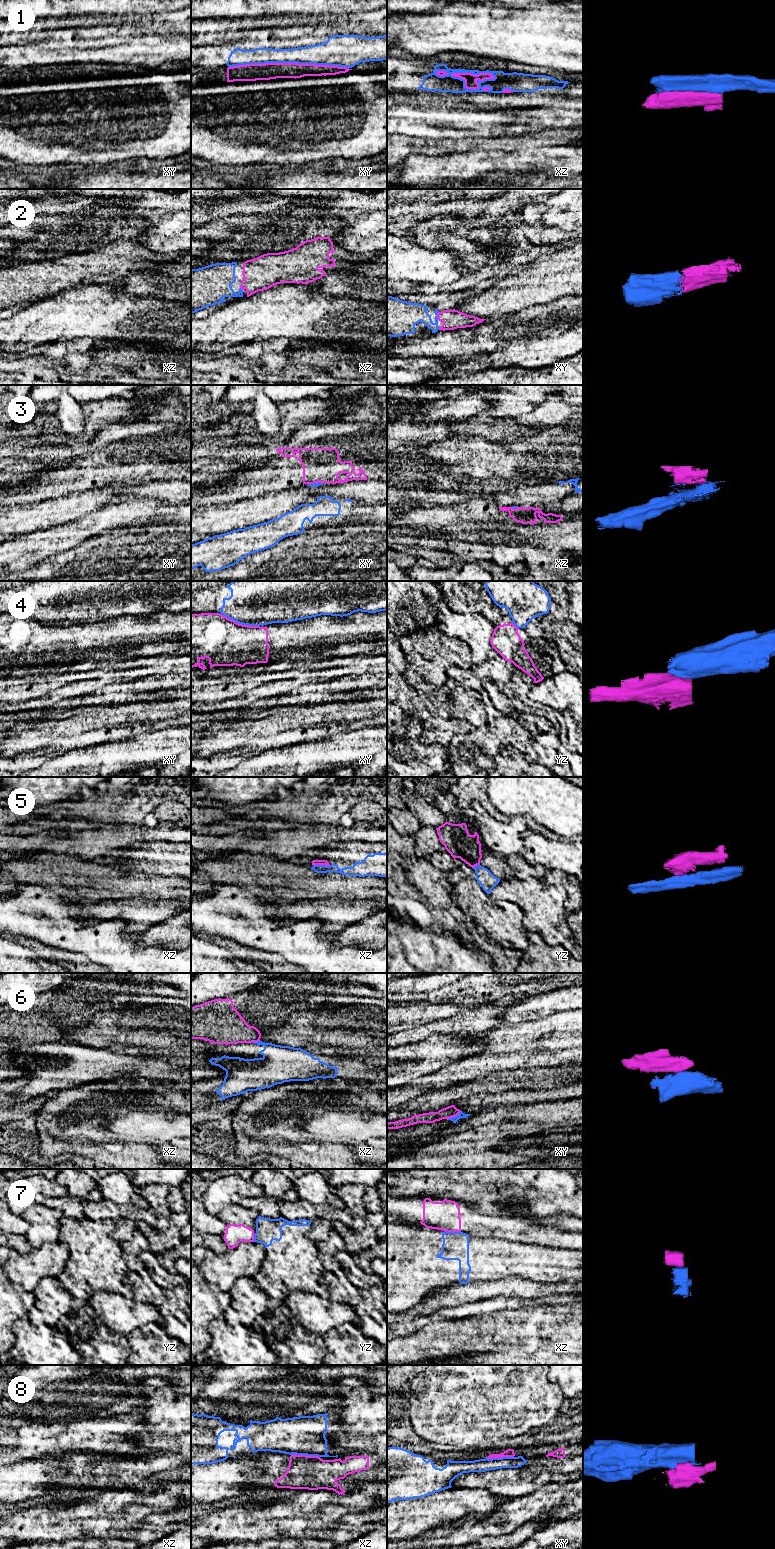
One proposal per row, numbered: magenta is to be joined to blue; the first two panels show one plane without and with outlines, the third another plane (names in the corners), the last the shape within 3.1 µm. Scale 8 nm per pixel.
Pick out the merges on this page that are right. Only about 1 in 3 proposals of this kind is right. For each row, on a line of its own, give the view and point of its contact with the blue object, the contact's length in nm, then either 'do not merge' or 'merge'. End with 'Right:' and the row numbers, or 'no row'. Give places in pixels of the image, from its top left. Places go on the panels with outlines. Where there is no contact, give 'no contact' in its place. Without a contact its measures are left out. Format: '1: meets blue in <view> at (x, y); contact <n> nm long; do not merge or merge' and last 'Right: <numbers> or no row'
1: meets blue in xy at (288, 62); contact 950 nm long; do not merge
2: meets blue in xy at (436, 315); contact 70 nm long; merge
3: meets blue in xy at (315, 483); contact 140 nm long; do not merge
4: meets blue in xy at (240, 623); contact 320 nm long; do not merge
5: meets blue in xz at (321, 865); contact 140 nm long; do not merge
6: meets blue in xy at (455, 1116); contact 130 nm long; do not merge
7: meets blue in xz at (452, 1232); contact 140 nm long; do not merge
8: meets blue in xz at (305, 1454); contact 240 nm long; do not merge
Right: 2

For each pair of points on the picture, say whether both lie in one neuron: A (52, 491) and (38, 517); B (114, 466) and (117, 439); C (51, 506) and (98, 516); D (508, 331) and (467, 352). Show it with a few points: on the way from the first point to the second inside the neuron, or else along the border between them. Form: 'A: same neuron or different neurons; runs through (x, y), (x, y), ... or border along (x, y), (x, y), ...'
A: different neurons; border along (71, 493), (65, 496), (45, 498), (25, 504)
B: same neuron; runs through (117, 459), (117, 446)
C: different neurons; border along (85, 514), (82, 517), (63, 523)
D: same neuron; runs through (498, 341), (477, 348)

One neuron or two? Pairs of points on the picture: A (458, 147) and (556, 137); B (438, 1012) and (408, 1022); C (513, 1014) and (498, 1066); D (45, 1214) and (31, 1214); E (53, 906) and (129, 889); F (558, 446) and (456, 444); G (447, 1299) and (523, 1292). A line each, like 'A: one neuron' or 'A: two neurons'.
A: one neuron
B: one neuron
C: two neurons
D: one neuron
E: two neurons
F: one neuron
G: one neuron

